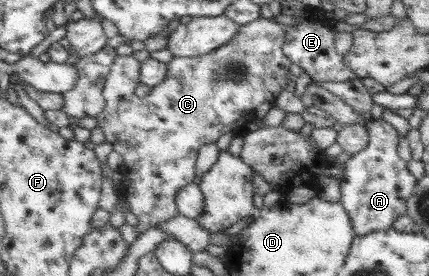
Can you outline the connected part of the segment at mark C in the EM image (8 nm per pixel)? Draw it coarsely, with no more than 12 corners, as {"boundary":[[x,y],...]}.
{"boundary":[[282,25],[174,57],[118,57],[96,127],[139,233],[178,216],[200,145],[244,134],[291,64]]}

